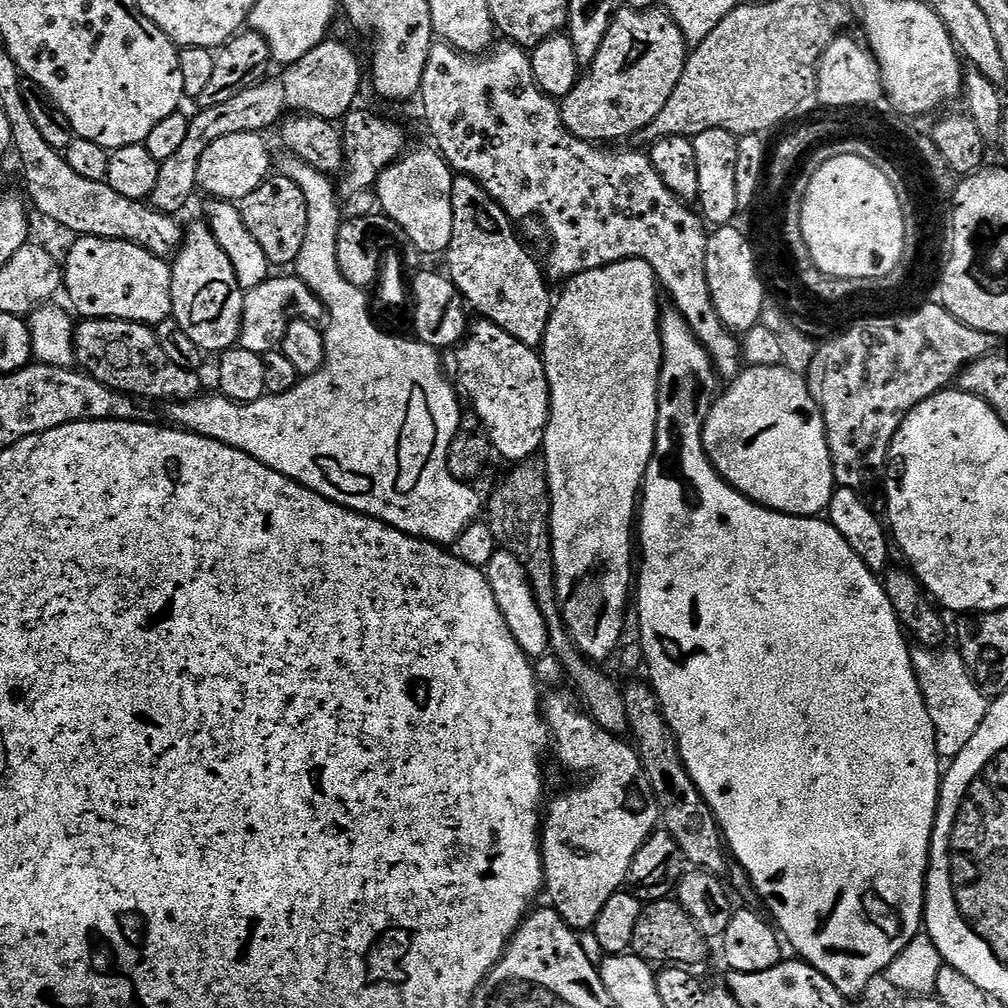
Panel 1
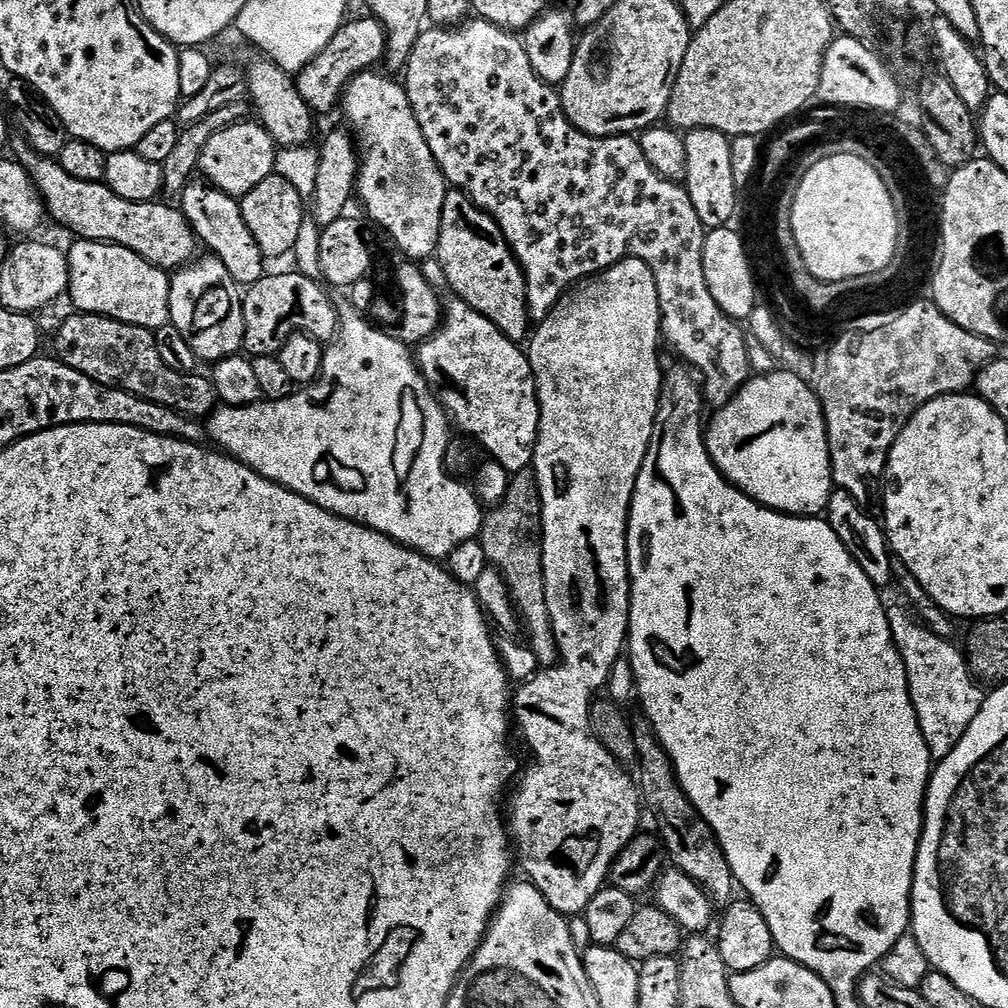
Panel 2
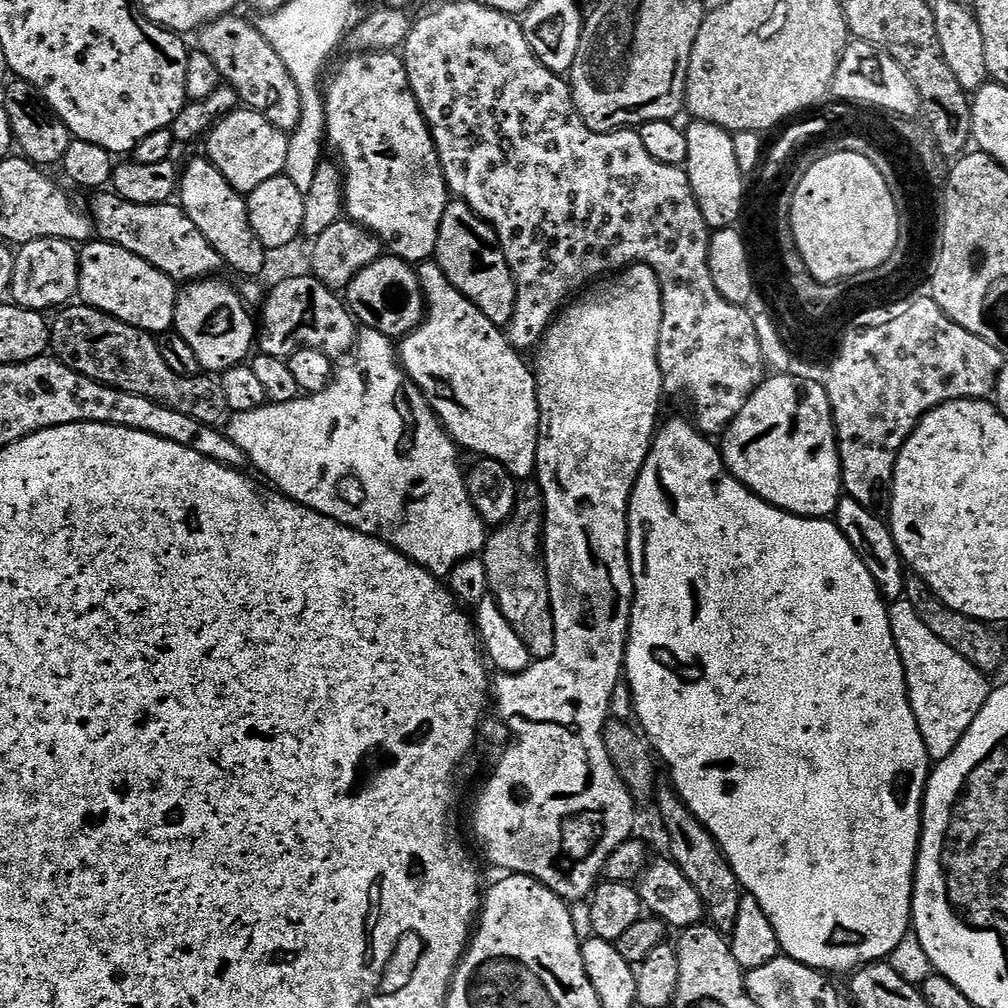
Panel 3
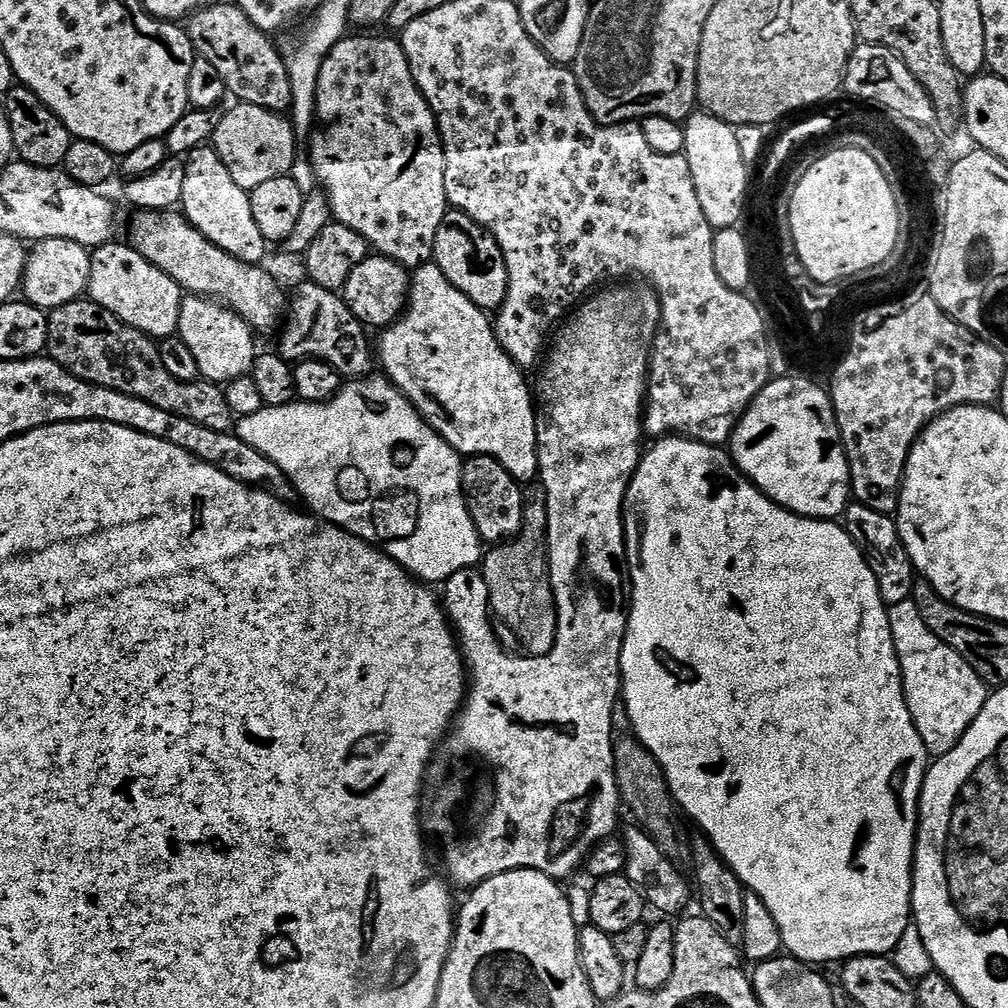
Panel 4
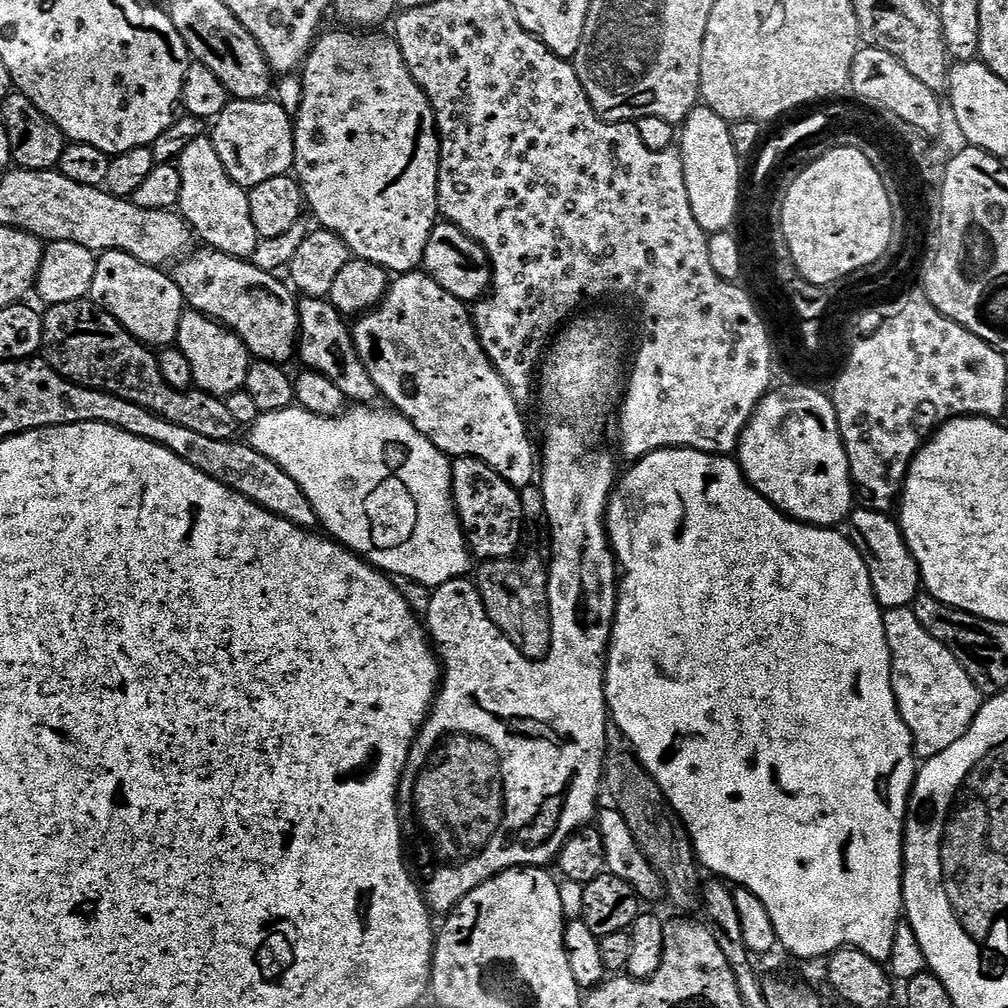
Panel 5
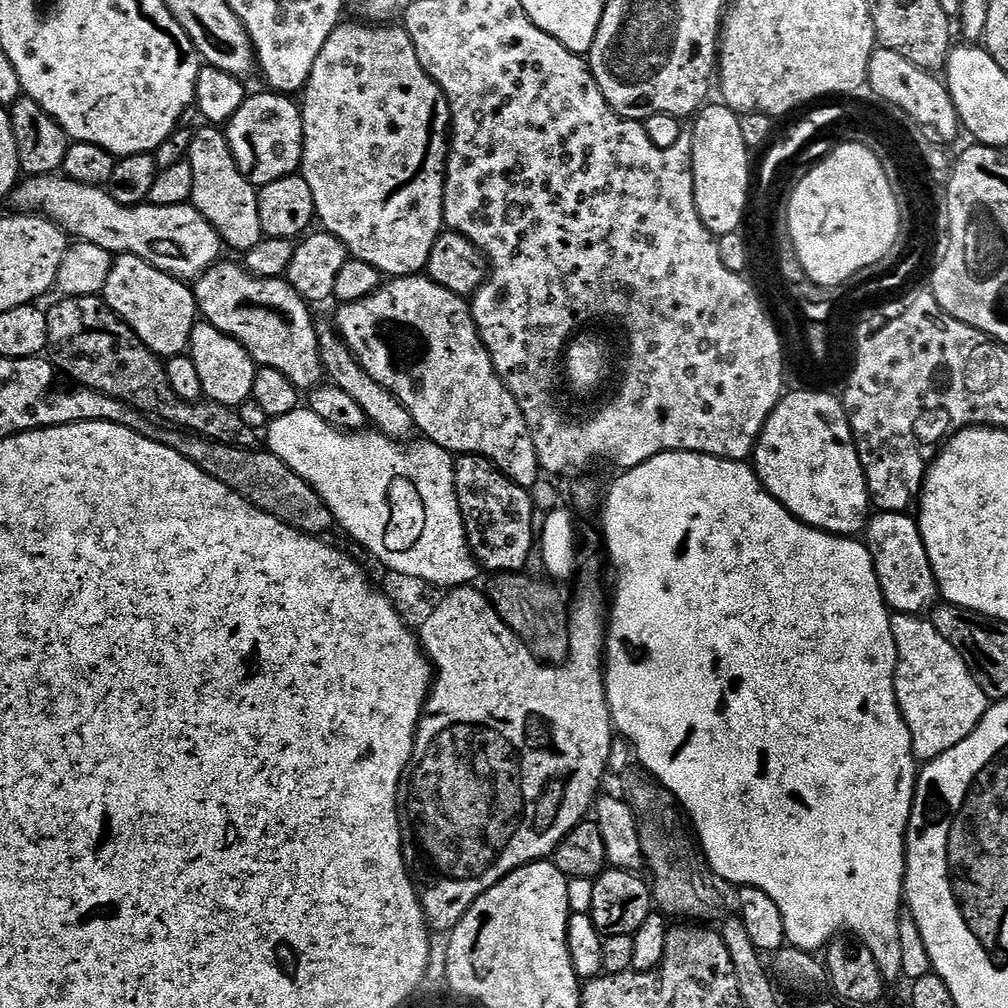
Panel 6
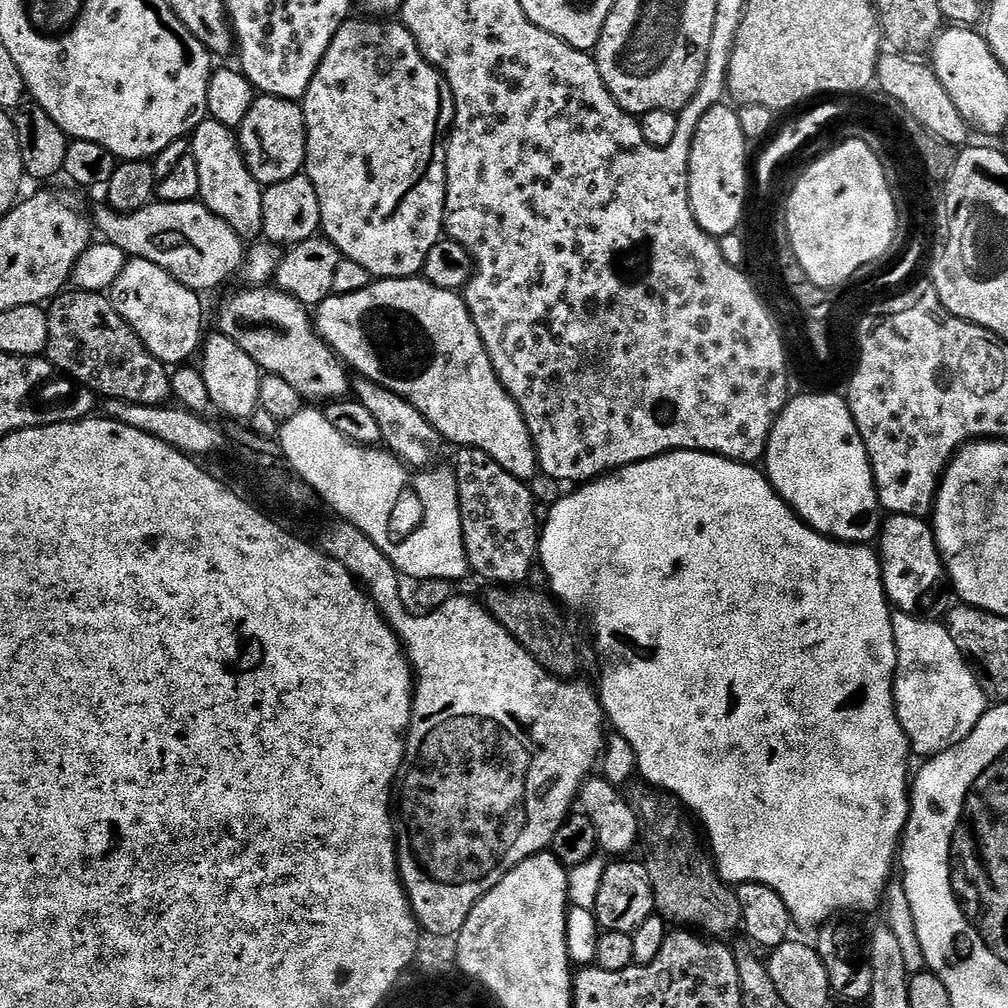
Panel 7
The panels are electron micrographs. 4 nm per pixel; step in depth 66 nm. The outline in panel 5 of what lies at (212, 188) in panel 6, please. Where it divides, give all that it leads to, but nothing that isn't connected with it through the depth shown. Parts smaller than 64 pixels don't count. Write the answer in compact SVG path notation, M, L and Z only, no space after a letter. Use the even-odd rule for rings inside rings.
M205 134L194 138L190 146L180 155L178 167L182 174L181 209L192 211L190 220L197 229L204 231L204 236L211 247L220 252L241 258L252 258L262 241L260 231L256 229L248 192L226 170L222 158L216 149L211 135Z

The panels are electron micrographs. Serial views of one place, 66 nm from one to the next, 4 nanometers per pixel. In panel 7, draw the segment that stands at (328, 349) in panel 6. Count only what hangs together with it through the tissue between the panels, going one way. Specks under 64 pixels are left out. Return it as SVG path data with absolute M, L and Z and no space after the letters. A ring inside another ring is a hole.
M361 376L353 381L352 392L355 399L362 402L362 406L366 407L366 410L370 411L378 421L378 428L383 436L382 442L397 459L416 470L427 469L436 462L434 460L440 452L442 438L412 403L394 394L393 391L386 390L381 384Z

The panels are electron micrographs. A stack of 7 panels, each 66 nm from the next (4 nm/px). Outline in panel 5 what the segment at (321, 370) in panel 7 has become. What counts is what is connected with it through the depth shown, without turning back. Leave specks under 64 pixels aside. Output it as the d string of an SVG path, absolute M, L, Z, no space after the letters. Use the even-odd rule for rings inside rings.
M204 246L201 252L193 251L187 264L186 304L189 309L196 308L192 310L236 332L256 360L287 365L288 359L297 355L302 308L296 305L297 293L287 283L284 285L276 272L267 272L251 259L231 256L211 246Z

